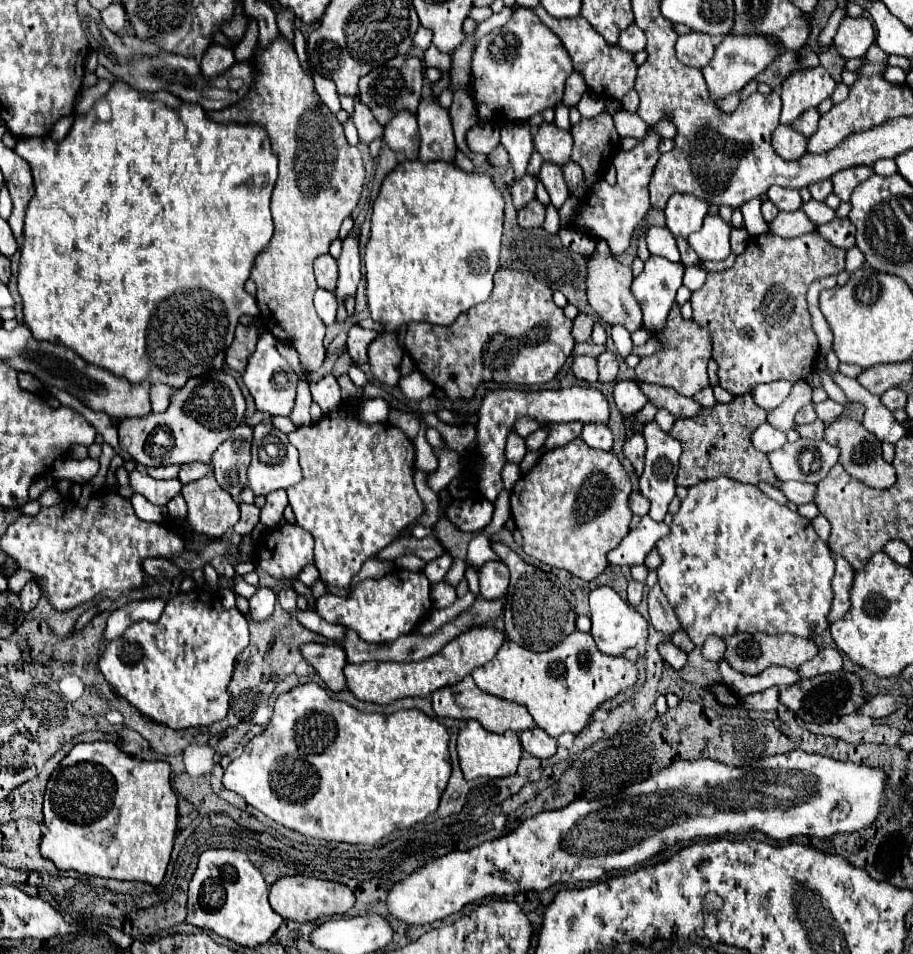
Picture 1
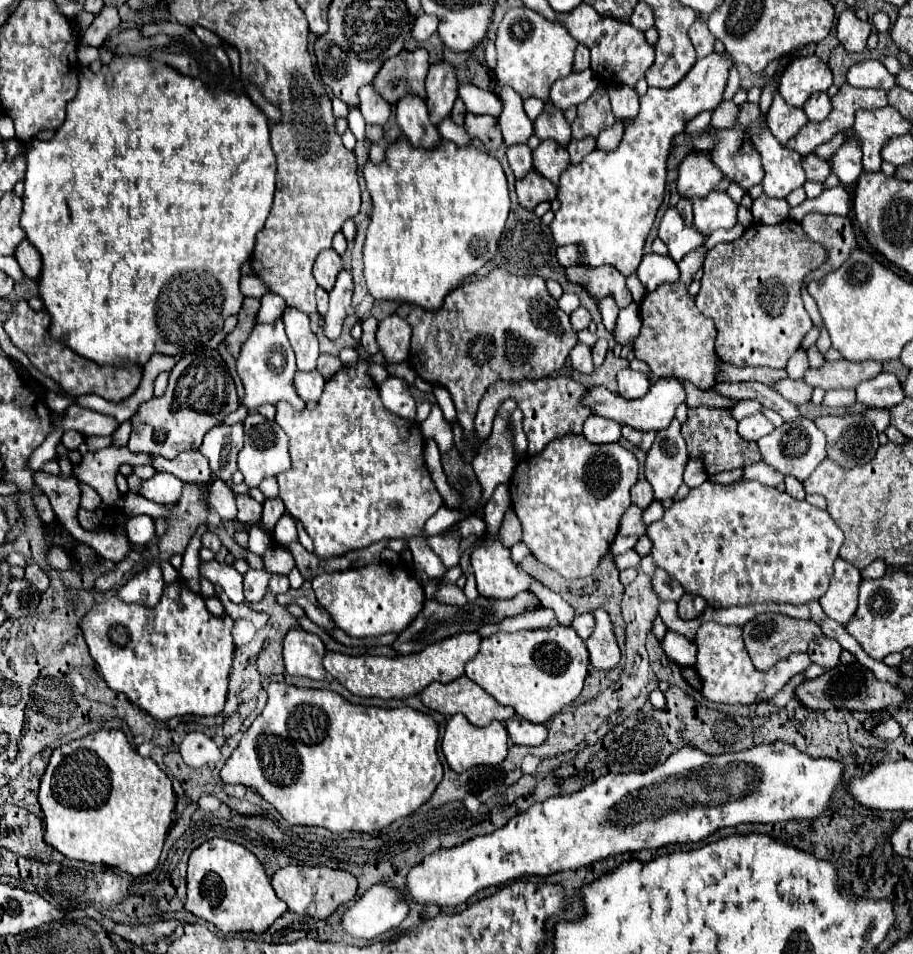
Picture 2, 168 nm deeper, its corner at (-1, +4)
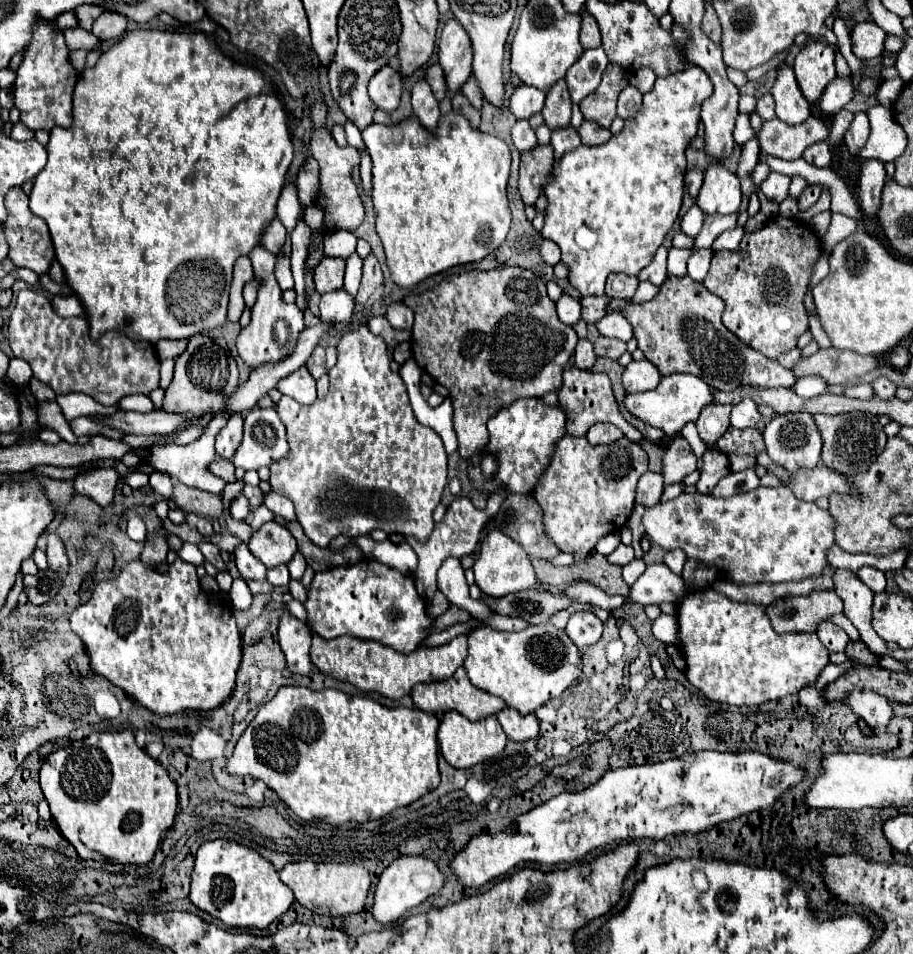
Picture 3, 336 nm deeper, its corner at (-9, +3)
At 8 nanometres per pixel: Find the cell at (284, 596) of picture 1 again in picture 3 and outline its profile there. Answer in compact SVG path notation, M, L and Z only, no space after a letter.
M279 564L275 568L267 570L267 582L271 582L273 586L287 586L289 584L289 570L285 564Z

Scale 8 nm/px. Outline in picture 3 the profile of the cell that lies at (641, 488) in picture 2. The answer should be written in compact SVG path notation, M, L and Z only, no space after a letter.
M645 472L637 484L637 504L653 506L659 502L663 494L663 474L659 472Z

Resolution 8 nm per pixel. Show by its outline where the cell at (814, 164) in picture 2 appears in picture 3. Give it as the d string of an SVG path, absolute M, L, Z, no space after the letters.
M815 142L815 144L811 144L811 146L803 152L803 158L805 158L809 164L819 166L819 168L829 166L829 162L831 162L831 152L829 152L827 142Z

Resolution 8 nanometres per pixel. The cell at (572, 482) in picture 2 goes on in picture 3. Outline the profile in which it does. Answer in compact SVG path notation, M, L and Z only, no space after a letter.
M565 436L557 442L553 460L533 492L545 512L545 532L561 552L569 552L575 556L575 562L583 562L593 552L593 546L601 536L619 532L627 522L635 506L635 486L643 472L647 472L647 454L637 442L631 442L625 436L607 446L591 446L585 438Z

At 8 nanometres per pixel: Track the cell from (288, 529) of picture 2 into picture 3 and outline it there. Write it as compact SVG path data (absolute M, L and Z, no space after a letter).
M267 492L263 500L265 500L265 506L269 510L273 510L277 516L283 516L285 520L295 520L297 518L293 502L287 496L281 496L277 492Z

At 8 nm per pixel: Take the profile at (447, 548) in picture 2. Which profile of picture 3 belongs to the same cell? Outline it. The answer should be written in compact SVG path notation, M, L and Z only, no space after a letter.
M499 490L495 494L492 494L488 498L487 508L485 510L477 510L469 498L465 496L457 496L449 506L447 506L447 512L443 516L443 520L439 524L435 524L431 536L427 538L427 542L417 542L417 538L413 536L405 536L405 540L413 546L413 550L417 552L419 556L419 562L417 562L417 570L415 570L415 585L417 591L421 596L425 596L427 600L433 598L433 594L437 591L437 570L441 566L441 562L449 556L455 556L455 558L461 558L465 554L473 554L475 552L475 546L479 542L479 534L483 530L483 524L485 520L494 516L501 507L503 500L507 498L508 494L504 490Z

